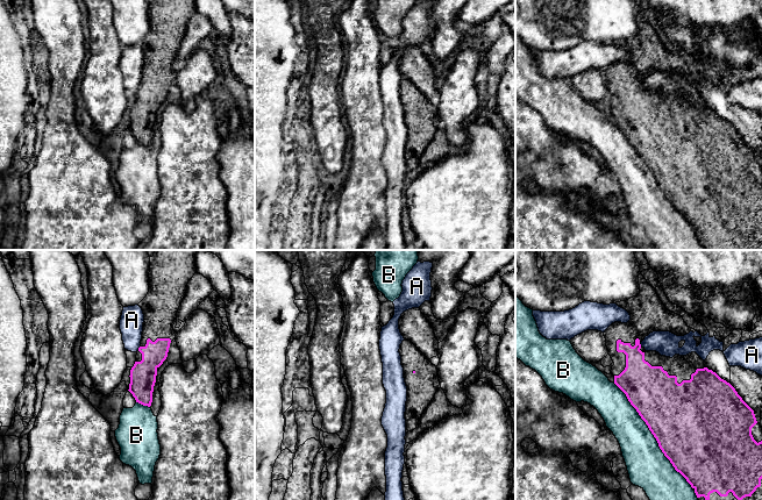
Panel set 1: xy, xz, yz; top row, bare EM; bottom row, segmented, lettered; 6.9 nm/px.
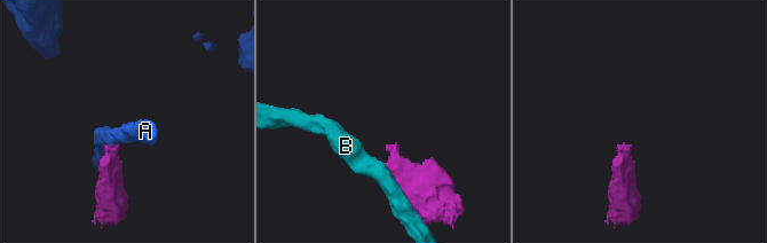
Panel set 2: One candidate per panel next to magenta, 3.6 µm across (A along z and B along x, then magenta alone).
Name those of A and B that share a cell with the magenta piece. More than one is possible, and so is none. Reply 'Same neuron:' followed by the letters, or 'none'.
Same neuron: none

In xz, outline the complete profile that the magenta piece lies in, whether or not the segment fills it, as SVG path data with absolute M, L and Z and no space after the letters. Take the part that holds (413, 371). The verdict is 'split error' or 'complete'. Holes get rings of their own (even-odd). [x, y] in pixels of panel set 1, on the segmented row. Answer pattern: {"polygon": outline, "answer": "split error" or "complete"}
{"polygon": "M405 338L399 352L407 386L406 427L412 431L441 385L436 366L411 341Z", "answer": "split error"}

